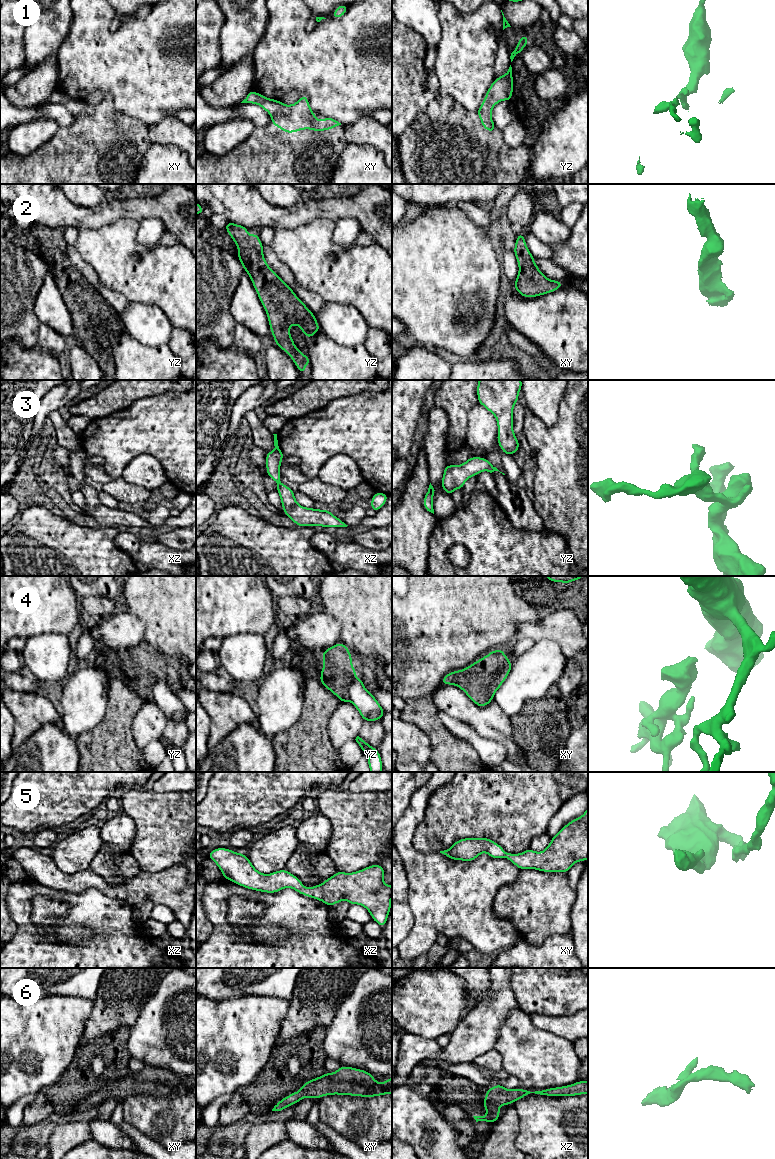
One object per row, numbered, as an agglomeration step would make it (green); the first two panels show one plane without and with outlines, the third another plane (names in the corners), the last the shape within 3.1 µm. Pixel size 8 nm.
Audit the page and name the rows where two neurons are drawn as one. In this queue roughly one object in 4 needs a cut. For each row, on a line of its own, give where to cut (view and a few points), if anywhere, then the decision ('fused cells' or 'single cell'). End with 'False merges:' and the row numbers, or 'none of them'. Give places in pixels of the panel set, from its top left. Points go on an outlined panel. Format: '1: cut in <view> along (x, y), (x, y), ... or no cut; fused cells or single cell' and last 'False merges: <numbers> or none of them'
1: no cut; single cell
2: no cut; single cell
3: no cut; single cell
4: cut in xy along (508, 659), (488, 689), (491, 698); fused cells
5: no cut; single cell
6: no cut; single cell
False merges: 4

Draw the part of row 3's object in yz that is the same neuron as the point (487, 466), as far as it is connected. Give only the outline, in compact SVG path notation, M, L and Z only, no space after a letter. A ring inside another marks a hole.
M470 457L466 462L461 465L446 465L444 468L441 486L448 495L451 495L456 489L463 489L466 480L472 476L478 475L481 471L487 471L492 473L499 470L494 467L486 458ZM504 473L502 474L505 475Z

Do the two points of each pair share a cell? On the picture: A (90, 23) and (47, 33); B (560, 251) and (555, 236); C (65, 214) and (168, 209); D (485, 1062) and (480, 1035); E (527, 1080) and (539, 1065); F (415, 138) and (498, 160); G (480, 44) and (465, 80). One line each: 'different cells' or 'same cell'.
A: different cells
B: different cells
C: same cell
D: different cells
E: same cell
F: same cell
G: same cell

